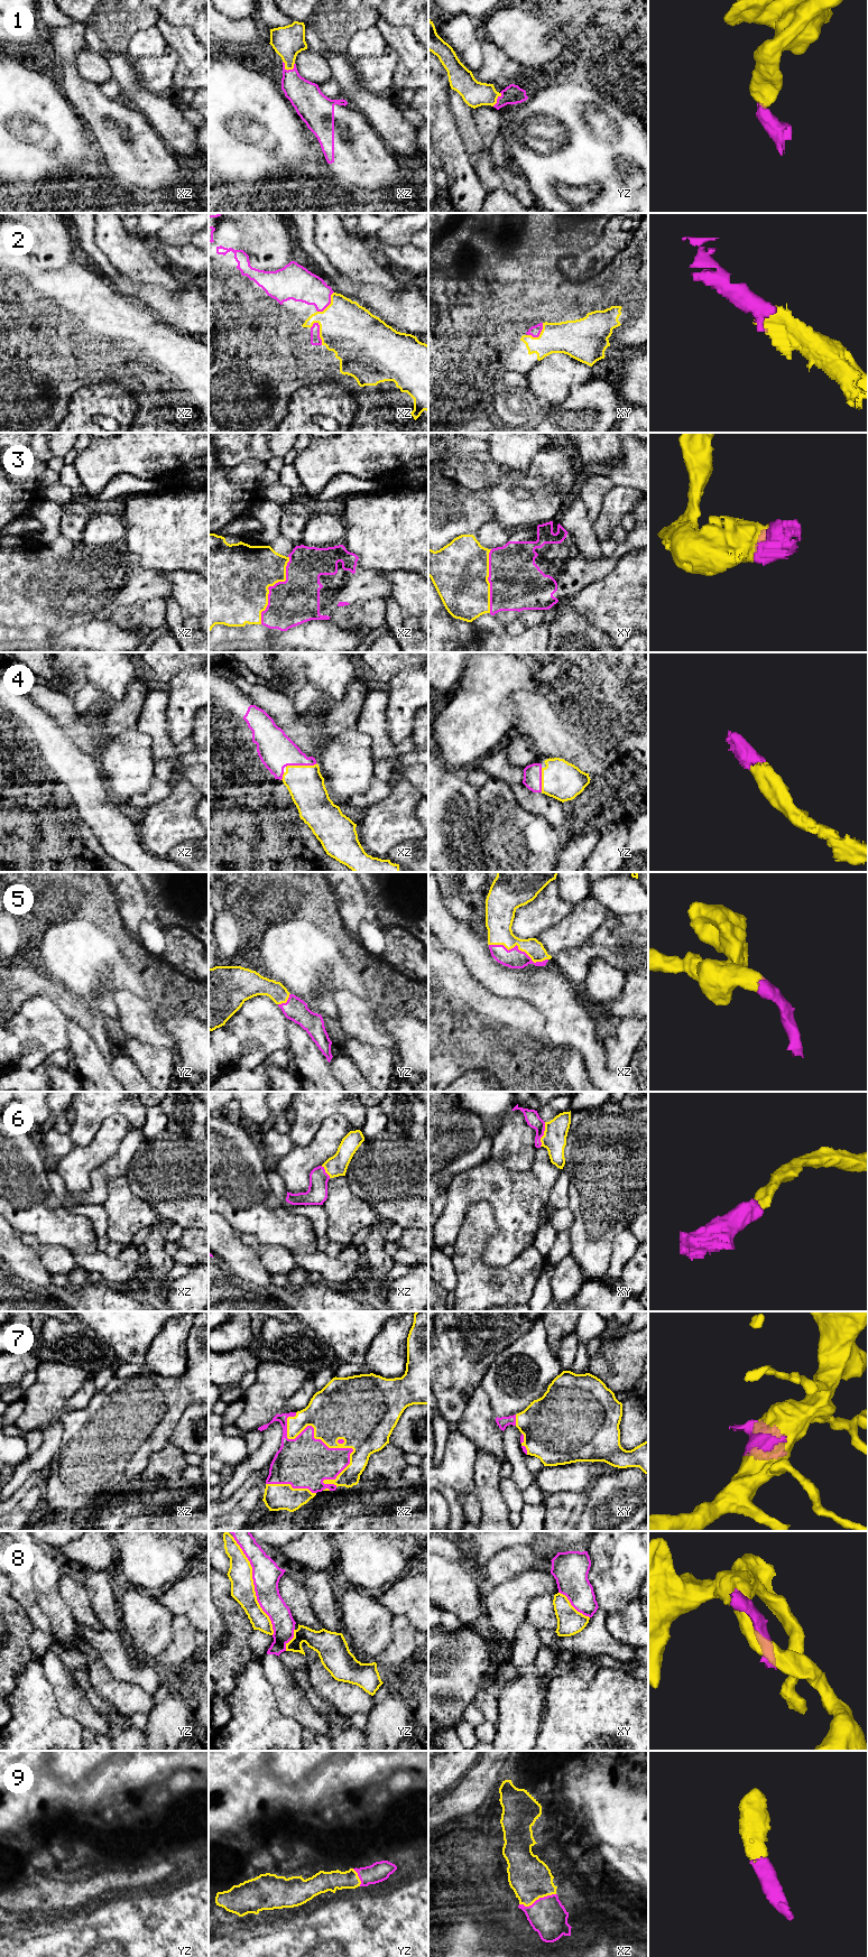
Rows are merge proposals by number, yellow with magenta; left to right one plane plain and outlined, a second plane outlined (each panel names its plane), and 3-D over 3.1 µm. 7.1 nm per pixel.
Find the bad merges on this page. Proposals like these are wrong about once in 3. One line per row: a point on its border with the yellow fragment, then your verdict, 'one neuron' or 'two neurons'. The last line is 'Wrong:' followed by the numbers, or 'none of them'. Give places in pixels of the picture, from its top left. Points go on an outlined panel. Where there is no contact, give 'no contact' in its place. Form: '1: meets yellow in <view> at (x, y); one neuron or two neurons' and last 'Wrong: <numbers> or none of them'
1: meets yellow in xz at (286, 68); one neuron
2: meets yellow in xz at (320, 333); one neuron
3: meets yellow in xz at (270, 585); one neuron
4: meets yellow in xz at (301, 766); one neuron
5: meets yellow in xz at (518, 948); one neuron
6: meets yellow in xy at (544, 1134); one neuron
7: meets yellow in xz at (334, 1447); one neuron
8: meets yellow in yz at (254, 1586); two neurons
9: meets yellow in xz at (537, 1899); one neuron
Wrong: 8

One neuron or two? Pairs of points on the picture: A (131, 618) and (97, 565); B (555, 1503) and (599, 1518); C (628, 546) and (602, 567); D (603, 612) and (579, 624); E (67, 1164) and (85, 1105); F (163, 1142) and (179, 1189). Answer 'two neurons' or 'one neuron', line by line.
A: two neurons
B: two neurons
C: one neuron
D: two neurons
E: two neurons
F: one neuron

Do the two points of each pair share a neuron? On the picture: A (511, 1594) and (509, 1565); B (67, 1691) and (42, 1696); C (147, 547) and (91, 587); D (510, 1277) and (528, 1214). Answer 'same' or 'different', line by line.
A: different
B: different
C: different
D: different

